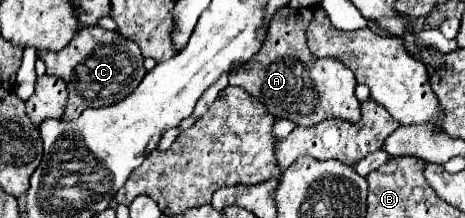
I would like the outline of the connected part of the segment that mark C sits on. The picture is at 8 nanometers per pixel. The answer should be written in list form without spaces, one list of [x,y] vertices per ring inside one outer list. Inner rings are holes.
[[[100,26],[80,28],[66,48],[60,52],[40,52],[38,56],[46,62],[46,74],[60,76],[68,84],[68,104],[62,120],[76,120],[86,108],[110,106],[124,100],[146,74],[138,44]]]

